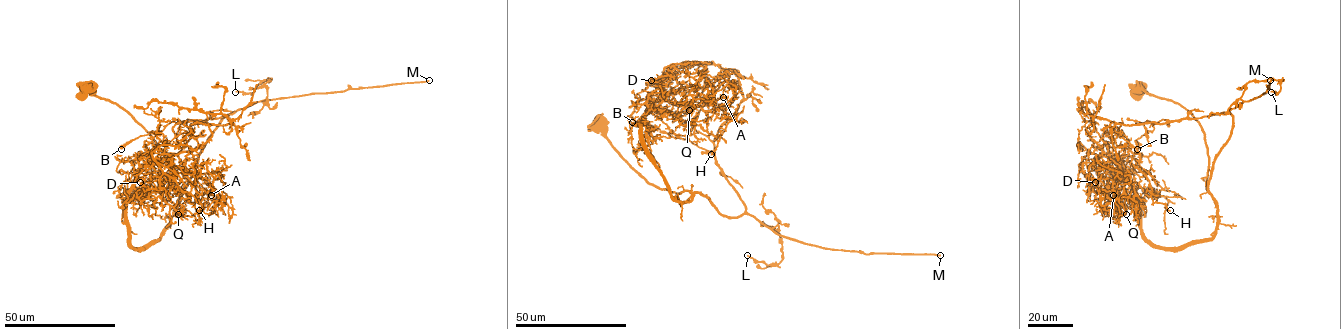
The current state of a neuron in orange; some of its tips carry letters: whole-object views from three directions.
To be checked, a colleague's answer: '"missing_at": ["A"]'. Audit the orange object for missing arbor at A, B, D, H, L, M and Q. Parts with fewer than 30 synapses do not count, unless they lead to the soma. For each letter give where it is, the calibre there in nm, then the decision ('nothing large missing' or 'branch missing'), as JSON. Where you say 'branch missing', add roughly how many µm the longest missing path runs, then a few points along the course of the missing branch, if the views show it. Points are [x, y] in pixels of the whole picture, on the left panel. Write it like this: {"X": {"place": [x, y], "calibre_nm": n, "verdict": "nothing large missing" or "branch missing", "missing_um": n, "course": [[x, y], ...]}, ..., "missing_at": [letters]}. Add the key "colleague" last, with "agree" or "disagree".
{"A": {"place": [211, 195], "calibre_nm": 140, "verdict": "nothing large missing"}, "B": {"place": [121, 149], "calibre_nm": 320, "verdict": "nothing large missing"}, "D": {"place": [140, 182], "calibre_nm": 280, "verdict": "nothing large missing"}, "H": {"place": [199, 210], "calibre_nm": 140, "verdict": "nothing large missing"}, "L": {"place": [235, 92], "calibre_nm": 160, "verdict": "nothing large missing"}, "M": {"place": [429, 80], "calibre_nm": 280, "verdict": "branch missing", "missing_um": 300}, "Q": {"place": [178, 214], "calibre_nm": 360, "verdict": "nothing large missing"}, "missing_at": ["M"], "colleague": "disagree"}

